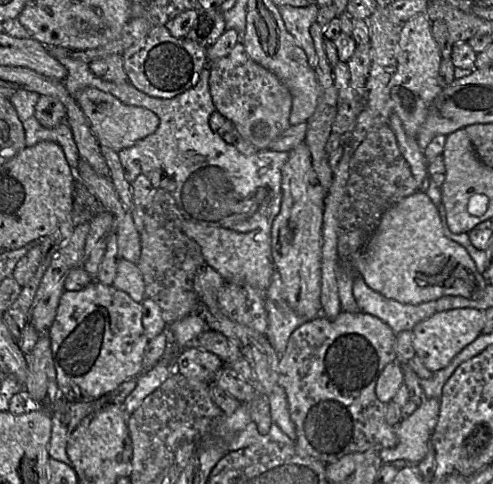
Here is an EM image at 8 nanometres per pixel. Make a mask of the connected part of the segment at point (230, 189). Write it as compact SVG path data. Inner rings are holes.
M47 46L48 51L66 69L67 77L63 84L73 98L76 93L86 87L97 88L118 98L123 104L146 108L154 112L159 118L156 131L138 140L132 146L118 152L127 182L132 183L139 175L146 175L155 169L162 169L175 182L172 195L176 206L183 218L203 226L222 227L237 232L263 230L270 237L271 226L279 214L282 202L282 167L288 160L290 152L279 152L270 149L257 150L252 155L240 153L233 145L226 143L209 125L211 115L216 111L209 89L209 69L203 69L197 83L189 90L174 98L163 99L151 97L130 82L115 84L97 77L89 68L89 63L74 59L69 55L71 49L60 46Z

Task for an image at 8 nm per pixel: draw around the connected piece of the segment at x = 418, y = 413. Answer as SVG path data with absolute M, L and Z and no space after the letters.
M427 398L411 415L393 426L398 443L393 448L384 448L378 452L383 463L405 460L409 464L417 464L422 461L430 450L439 407L439 400Z

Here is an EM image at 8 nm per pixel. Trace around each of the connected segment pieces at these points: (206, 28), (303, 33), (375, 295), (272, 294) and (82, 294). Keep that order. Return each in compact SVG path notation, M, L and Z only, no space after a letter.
M200 9L187 38L208 48L212 46L226 30L224 13L221 9Z
M315 4L307 7L286 5L278 8L287 31L306 53L310 66L316 68L318 60L310 28L317 19L320 7Z
M359 275L353 280L352 292L360 311L385 322L395 335L412 331L416 324L438 312L435 300L421 304L400 303L370 288Z
M275 269L270 286L266 290L268 328L266 337L278 355L286 350L288 340L295 329L305 321L296 315L284 298L283 283Z
M93 280L82 290L63 292L55 319L46 331L62 396L68 400L85 401L82 397L95 400L144 372L143 356L149 339L144 332L142 312L142 304L134 301L126 292L97 280Z

